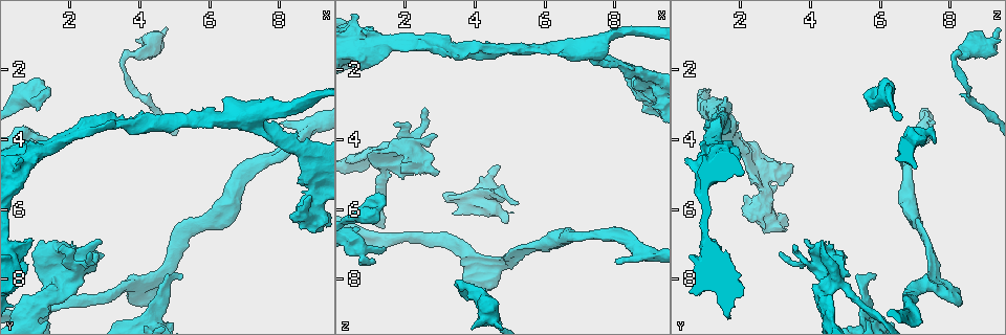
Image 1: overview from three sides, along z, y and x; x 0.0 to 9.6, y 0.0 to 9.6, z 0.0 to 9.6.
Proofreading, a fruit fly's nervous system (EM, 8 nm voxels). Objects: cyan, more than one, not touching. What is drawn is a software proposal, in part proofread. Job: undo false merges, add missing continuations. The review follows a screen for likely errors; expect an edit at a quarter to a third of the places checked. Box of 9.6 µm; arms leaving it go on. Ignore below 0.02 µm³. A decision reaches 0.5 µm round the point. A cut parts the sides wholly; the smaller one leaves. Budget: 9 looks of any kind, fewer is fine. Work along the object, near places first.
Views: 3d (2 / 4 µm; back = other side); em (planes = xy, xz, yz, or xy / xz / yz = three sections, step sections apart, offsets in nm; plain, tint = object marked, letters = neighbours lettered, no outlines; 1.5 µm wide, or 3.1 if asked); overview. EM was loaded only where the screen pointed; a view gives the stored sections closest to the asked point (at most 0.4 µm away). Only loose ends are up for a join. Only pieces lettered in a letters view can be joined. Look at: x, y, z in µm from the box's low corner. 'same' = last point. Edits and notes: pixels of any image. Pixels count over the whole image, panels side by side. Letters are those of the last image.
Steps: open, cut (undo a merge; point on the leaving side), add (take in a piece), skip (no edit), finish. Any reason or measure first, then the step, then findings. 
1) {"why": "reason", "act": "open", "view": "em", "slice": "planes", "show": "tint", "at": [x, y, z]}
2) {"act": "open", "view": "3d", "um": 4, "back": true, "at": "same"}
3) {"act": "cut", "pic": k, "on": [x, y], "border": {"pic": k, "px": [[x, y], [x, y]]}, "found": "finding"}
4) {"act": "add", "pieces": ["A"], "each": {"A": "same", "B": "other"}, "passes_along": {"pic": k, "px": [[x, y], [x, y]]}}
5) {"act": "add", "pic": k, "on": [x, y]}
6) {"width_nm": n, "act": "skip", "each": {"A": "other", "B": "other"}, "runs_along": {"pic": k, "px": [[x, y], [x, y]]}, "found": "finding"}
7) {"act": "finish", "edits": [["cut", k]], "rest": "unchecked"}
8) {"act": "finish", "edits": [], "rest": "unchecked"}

{"why": "thick end", "act": "open", "view": "em", "slice": "planes", "show": "letters", "at": [8.05, 3.65, 1.90]}

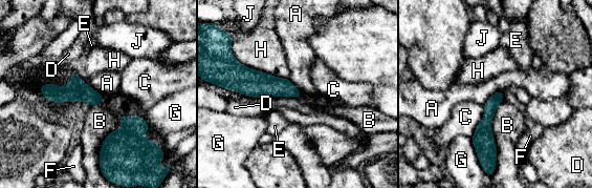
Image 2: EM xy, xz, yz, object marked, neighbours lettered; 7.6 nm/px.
{"act": "skip", "each": {"A": "other", "B": "other", "C": "other", "D": "other", "E": "other", "F": "other", "G": "other", "H": "other", "J": "other"}, "border": {"pic": 2, "px": [[502, 90], [496, 91], [483, 104]]}, "found": "none of them fits"}

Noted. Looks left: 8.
{"why": "branch stops here", "act": "open", "view": "3d", "um": 4, "at": [8.00, 3.50, 7.50]}

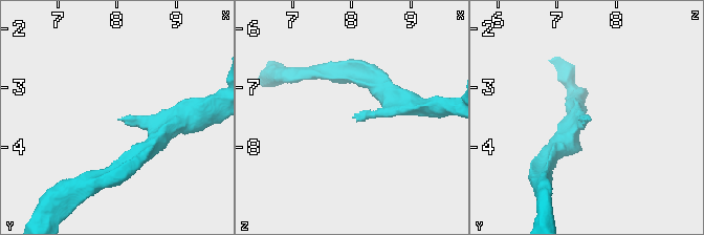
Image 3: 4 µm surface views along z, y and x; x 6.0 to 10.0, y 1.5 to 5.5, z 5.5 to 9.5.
{"why": "shape alone is not enough", "act": "open", "view": "em", "slice": "planes", "show": "plain", "at": [7.95, 3.50, 7.50]}

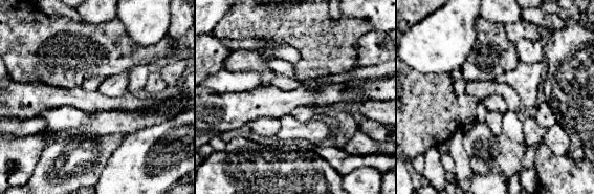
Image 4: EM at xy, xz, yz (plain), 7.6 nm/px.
{"act": "open", "view": "em", "slice": "planes", "show": "letters", "at": "same"}

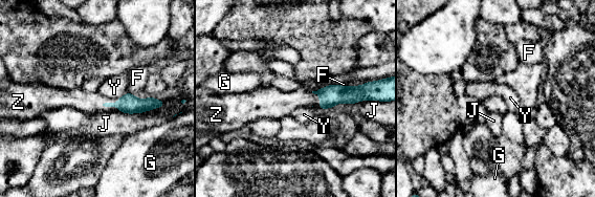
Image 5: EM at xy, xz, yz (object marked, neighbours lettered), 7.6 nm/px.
{"longest_contact_nm": ["J", 360], "act": "add", "pieces": ["Z"], "each": {"F": "other", "G": "other", "J": "other", "Y": "other", "Z": "same"}, "passes_along": {"pic": 5, "px": [[129, 103], [110, 103], [90, 104]]}, "found": "the cell continues"}

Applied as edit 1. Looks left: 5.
{"act": "open", "view": "overview"}

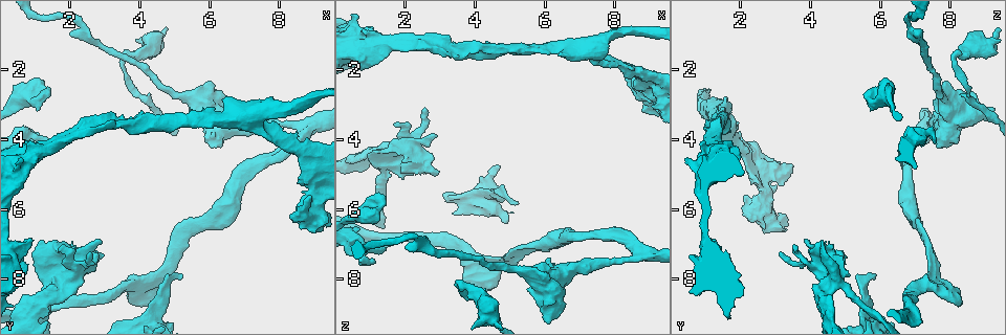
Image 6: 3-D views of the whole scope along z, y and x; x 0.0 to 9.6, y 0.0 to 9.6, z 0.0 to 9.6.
{"why": "calibre changes", "act": "open", "view": "3d", "um": 2, "at": [3.55, 2.10, 8.30]}

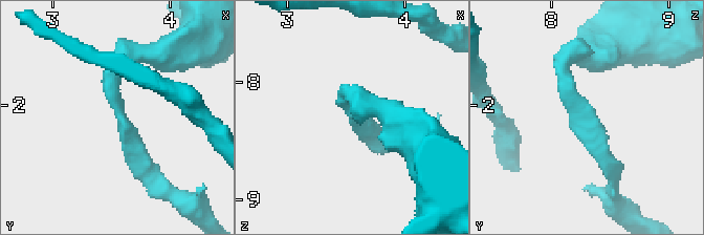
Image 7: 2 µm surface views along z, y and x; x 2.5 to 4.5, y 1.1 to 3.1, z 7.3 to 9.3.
{"act": "open", "view": "em", "slice": "xz", "step": 4, "show": "tint", "at": [3.56, 2.14, 8.22]}

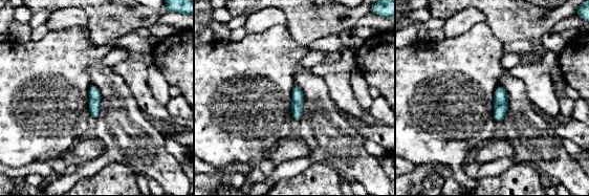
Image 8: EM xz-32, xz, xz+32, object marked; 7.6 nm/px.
{"why": "cut it another way", "act": "open", "view": "em", "slice": "planes", "show": "letters", "at": "same"}

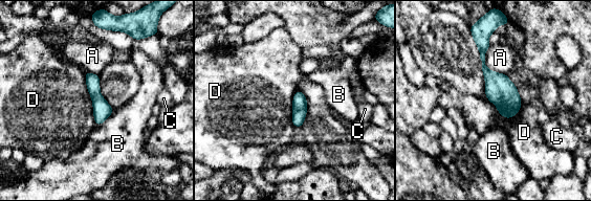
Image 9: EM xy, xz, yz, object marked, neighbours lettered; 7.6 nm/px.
{"width_nm": 110, "act": "skip", "each": {"A": "other", "B": "other", "C": "other", "D": "other"}, "border": {"pic": 9, "px": [[84, 72], [95, 125]]}, "found": "all the same cell"}

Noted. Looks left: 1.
{"act": "finish", "edits": [["add", 5]], "rest": "unchecked"}

